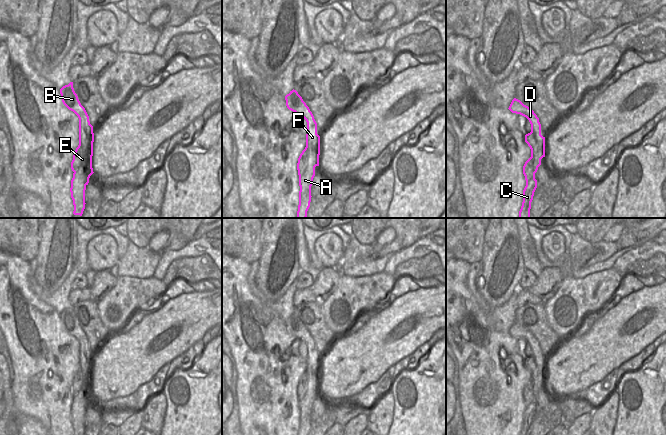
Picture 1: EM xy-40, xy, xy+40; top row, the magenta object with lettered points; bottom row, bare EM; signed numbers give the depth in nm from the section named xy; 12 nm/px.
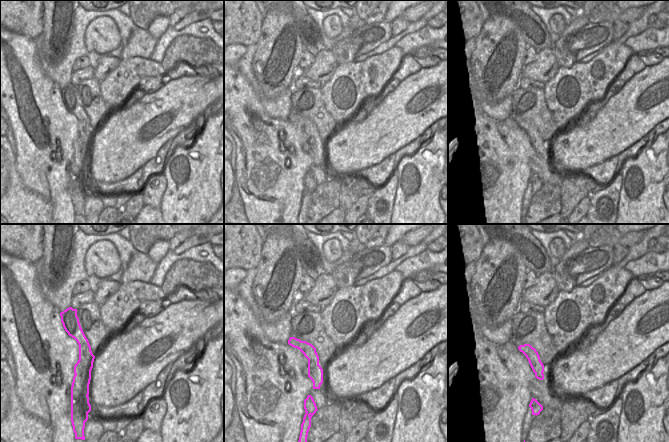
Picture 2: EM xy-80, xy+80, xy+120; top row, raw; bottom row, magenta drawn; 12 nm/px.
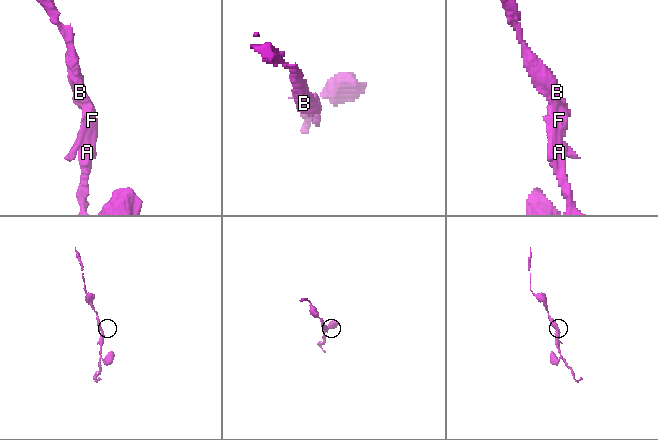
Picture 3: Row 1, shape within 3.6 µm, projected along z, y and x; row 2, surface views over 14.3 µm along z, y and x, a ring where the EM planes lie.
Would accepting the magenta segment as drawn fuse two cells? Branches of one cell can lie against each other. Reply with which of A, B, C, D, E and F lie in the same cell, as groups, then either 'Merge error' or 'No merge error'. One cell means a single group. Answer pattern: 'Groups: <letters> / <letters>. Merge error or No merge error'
Groups: A B C D E F. No merge error.

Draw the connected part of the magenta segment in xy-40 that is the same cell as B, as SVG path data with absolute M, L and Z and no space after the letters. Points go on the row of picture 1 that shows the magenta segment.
M73 82L60 89L63 104L73 111L79 118L79 145L76 148L71 169L74 172L71 180L71 198L74 205L74 215L82 216L85 209L85 190L90 176L94 173L92 168L93 126L90 124L89 116L81 105L73 88Z

